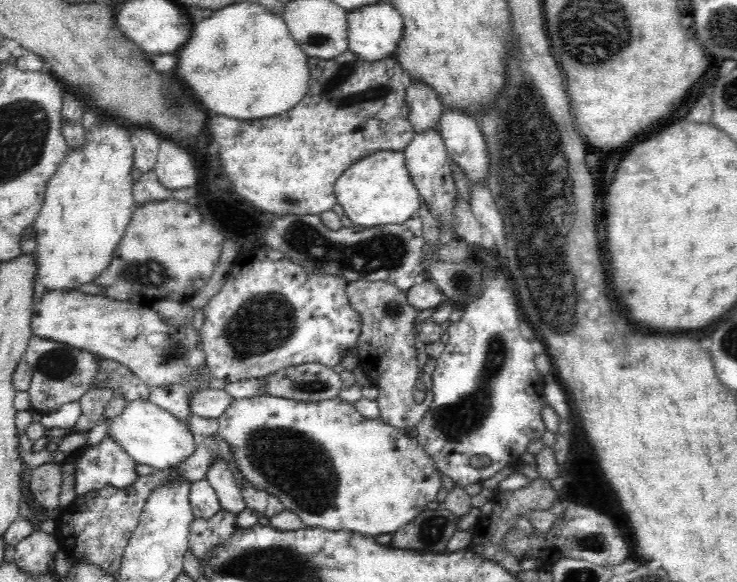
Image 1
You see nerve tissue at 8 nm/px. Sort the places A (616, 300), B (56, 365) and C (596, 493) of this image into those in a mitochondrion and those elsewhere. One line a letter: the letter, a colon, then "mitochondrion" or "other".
A: other
B: mitochondrion
C: other

